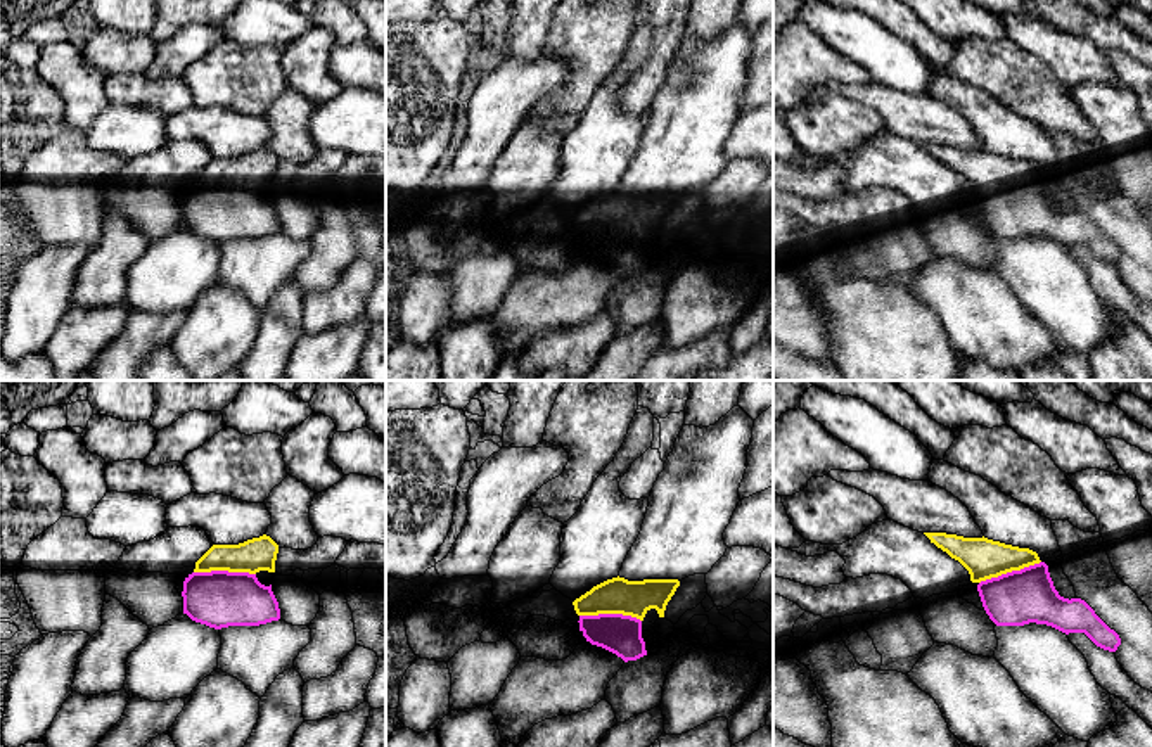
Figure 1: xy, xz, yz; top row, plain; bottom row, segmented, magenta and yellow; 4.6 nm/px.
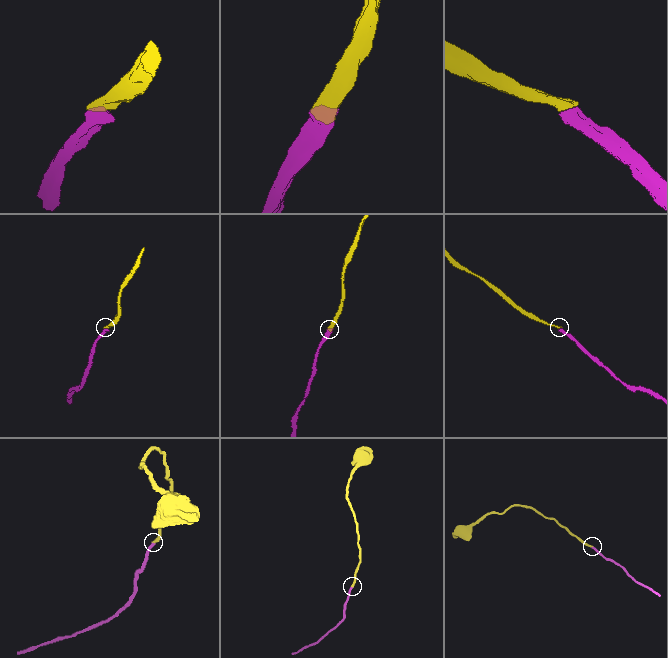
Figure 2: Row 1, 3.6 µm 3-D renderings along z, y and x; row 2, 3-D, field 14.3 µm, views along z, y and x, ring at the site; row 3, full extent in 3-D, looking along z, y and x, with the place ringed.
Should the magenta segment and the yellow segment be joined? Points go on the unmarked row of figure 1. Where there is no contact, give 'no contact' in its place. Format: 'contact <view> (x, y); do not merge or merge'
contact xy (225, 184); merge

